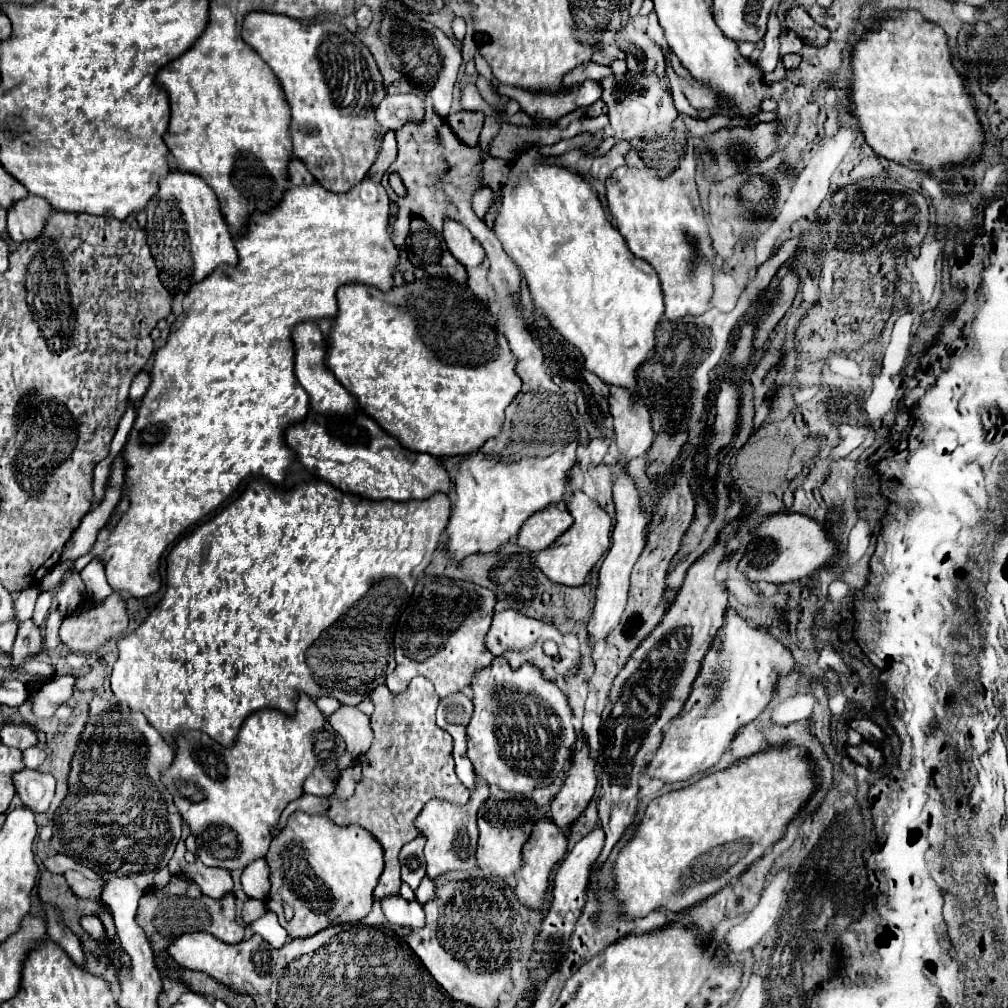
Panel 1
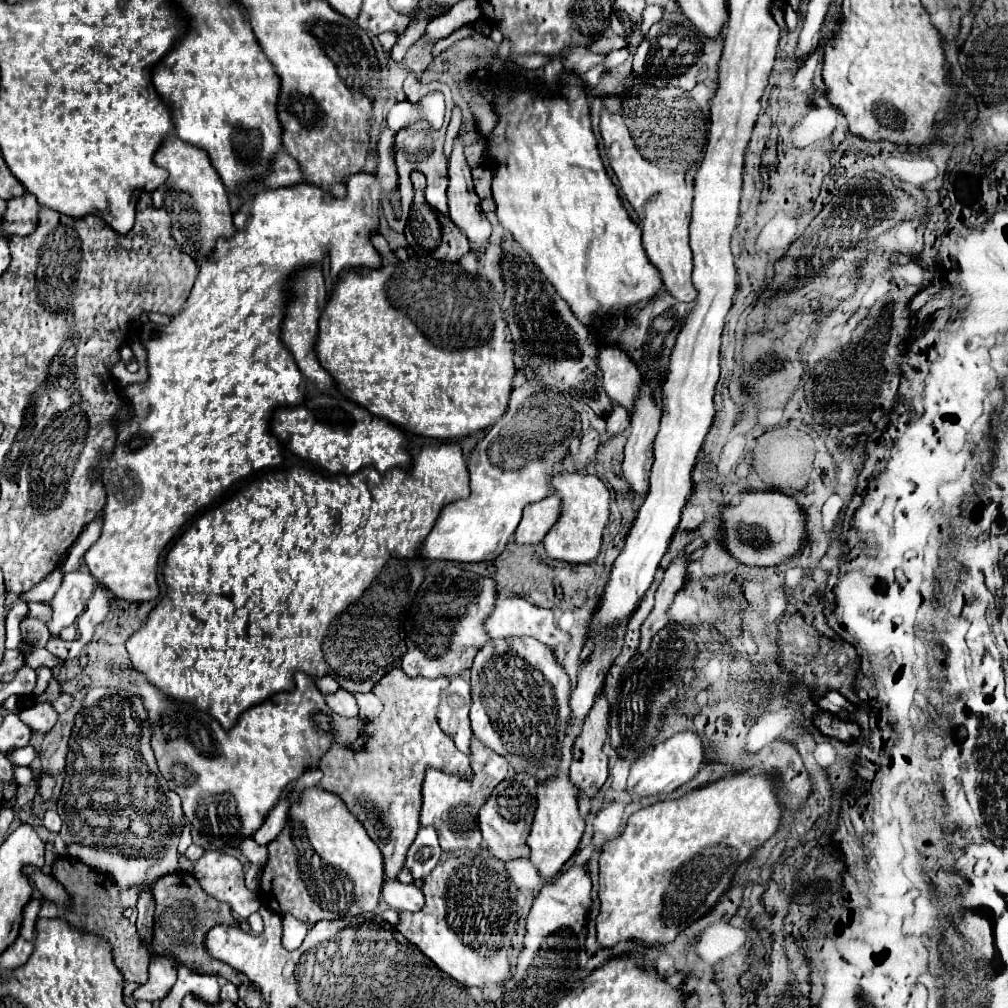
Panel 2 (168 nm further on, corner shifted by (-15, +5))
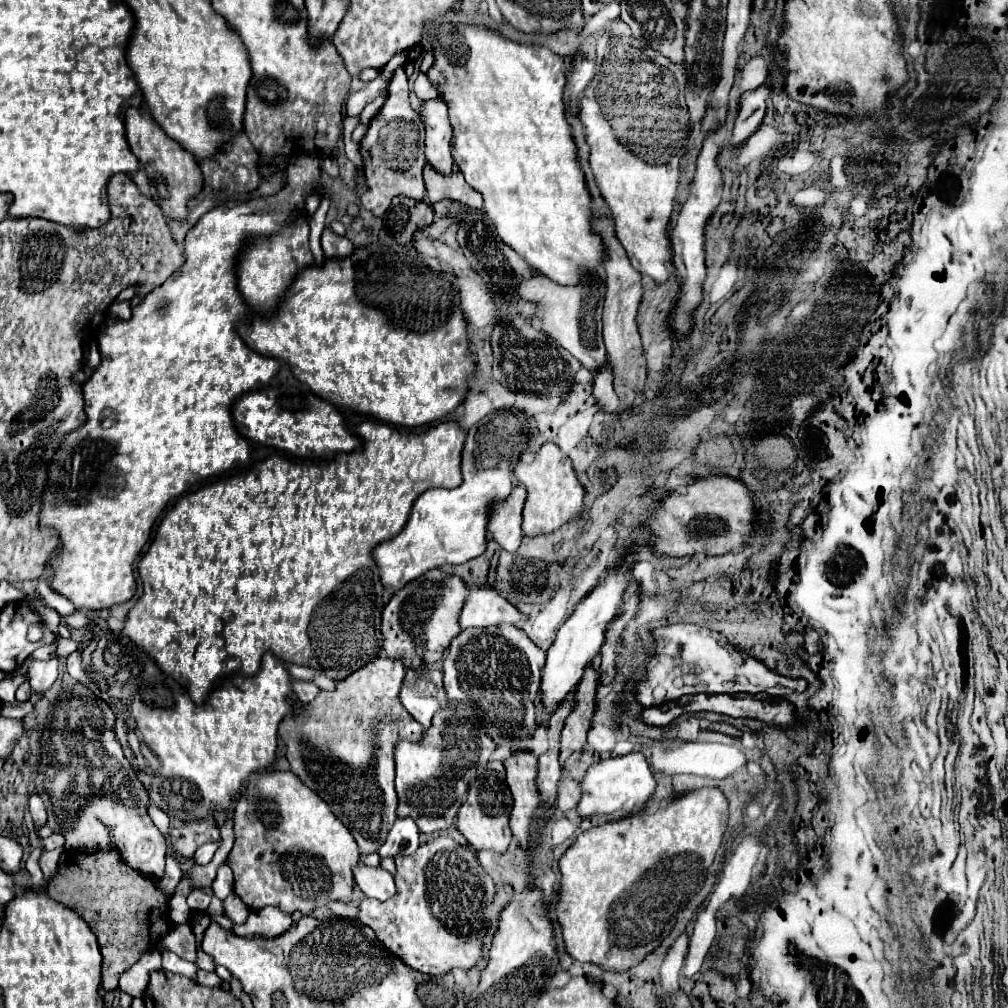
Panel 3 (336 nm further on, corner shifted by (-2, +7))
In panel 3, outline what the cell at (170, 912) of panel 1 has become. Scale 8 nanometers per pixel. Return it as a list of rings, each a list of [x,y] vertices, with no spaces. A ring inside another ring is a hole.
[[[114,850],[82,854],[64,852],[58,862],[58,874],[50,878],[48,896],[74,910],[96,934],[102,952],[102,988],[116,990],[118,978],[126,972],[150,946],[166,936],[172,928],[168,916],[168,896],[156,878],[142,876],[120,860]]]

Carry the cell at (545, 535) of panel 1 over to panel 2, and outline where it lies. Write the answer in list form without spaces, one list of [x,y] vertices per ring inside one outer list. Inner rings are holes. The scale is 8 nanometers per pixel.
[[[551,494],[531,506],[525,506],[523,518],[515,530],[517,544],[539,544],[543,542],[549,528],[557,522],[559,516],[559,496]]]

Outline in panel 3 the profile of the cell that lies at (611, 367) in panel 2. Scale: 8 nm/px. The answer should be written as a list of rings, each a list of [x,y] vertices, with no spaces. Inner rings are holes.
[[[538,276],[538,278],[532,278],[532,280],[520,282],[518,292],[520,292],[520,296],[524,300],[540,304],[542,330],[546,334],[550,334],[554,340],[558,340],[558,344],[564,346],[576,360],[580,360],[582,366],[588,372],[596,374],[596,372],[600,372],[606,366],[608,354],[604,350],[604,344],[598,350],[590,350],[590,348],[586,348],[582,344],[582,326],[580,326],[580,320],[582,320],[582,302],[588,296],[588,286],[558,286],[552,280],[548,280],[546,276]]]

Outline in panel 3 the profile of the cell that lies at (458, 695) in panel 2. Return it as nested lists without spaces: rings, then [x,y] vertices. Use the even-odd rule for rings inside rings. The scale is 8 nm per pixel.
[[[418,668],[406,670],[406,684],[402,684],[402,706],[424,726],[430,728],[434,714],[448,704],[442,684],[442,670]]]

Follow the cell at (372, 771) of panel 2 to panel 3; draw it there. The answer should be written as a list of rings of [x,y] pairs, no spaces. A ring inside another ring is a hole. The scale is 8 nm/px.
[[[378,658],[366,664],[366,668],[350,674],[350,678],[336,682],[334,692],[322,692],[318,700],[306,704],[306,708],[302,708],[298,714],[286,718],[280,728],[292,772],[332,808],[338,820],[352,832],[362,854],[376,852],[384,844],[384,838],[398,818],[398,796],[394,790],[396,744],[400,740],[422,742],[426,732],[422,724],[418,724],[400,702],[404,674],[406,672],[402,664],[388,658]]]

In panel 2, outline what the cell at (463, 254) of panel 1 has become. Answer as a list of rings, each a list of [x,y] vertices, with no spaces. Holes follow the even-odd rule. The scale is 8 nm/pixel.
[[[455,140],[453,152],[449,158],[449,218],[455,222],[457,228],[463,230],[463,234],[483,246],[487,244],[487,238],[491,234],[491,224],[487,216],[481,212],[481,198],[473,190],[471,180],[471,168],[467,166],[467,160],[463,156],[463,144]]]

